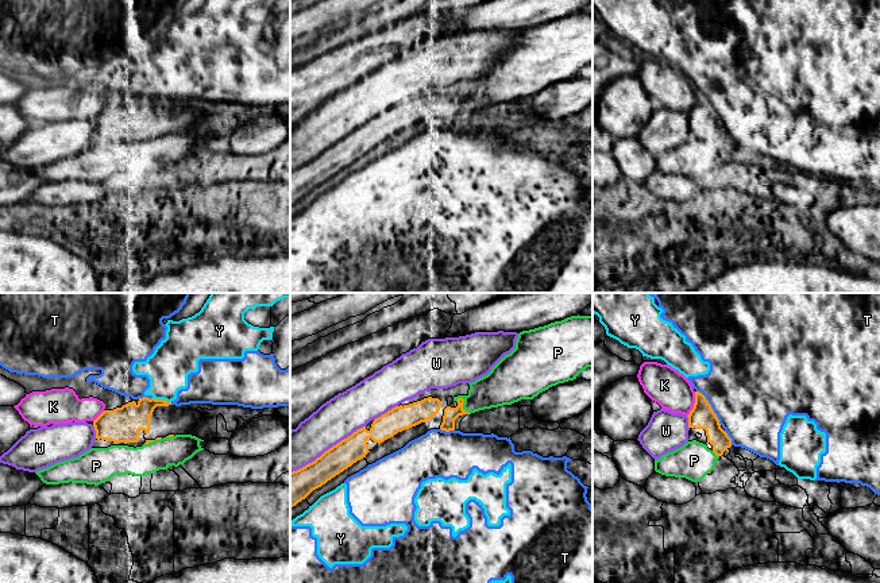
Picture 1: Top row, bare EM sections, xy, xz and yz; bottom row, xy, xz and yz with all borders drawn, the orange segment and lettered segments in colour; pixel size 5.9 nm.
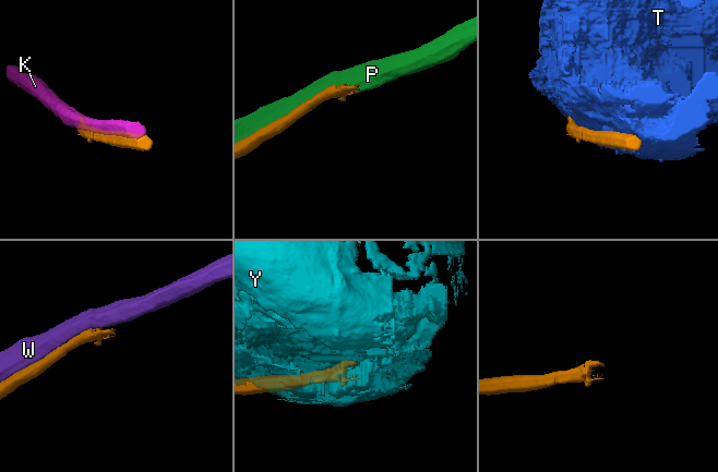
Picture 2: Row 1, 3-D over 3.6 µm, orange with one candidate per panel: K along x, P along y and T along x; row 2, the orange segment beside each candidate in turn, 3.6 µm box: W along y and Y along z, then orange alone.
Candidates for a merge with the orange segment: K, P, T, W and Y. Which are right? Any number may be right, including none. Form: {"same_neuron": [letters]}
{"same_neuron": []}

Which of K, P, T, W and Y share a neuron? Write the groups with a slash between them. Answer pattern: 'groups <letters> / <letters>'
groups K / P / T Y / W

